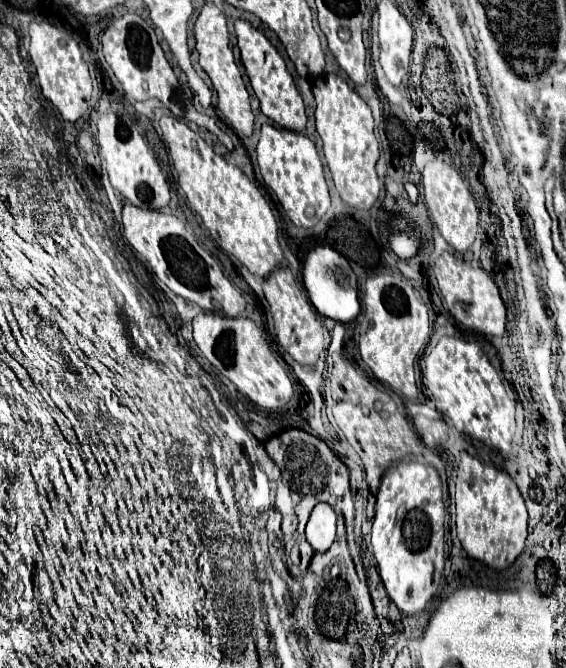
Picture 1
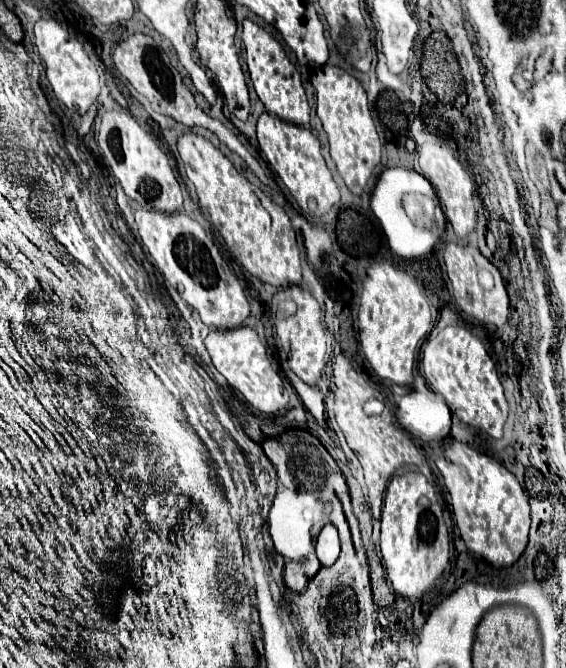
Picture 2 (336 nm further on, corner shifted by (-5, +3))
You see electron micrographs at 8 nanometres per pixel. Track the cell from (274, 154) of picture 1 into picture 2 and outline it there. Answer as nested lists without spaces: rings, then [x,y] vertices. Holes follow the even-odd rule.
[[[265,112],[257,120],[257,140],[267,162],[279,174],[283,184],[289,188],[289,192],[305,212],[311,206],[311,216],[323,216],[331,210],[333,204],[339,202],[339,188],[321,156],[321,144],[313,136],[313,132],[303,126],[283,122],[281,118]]]

